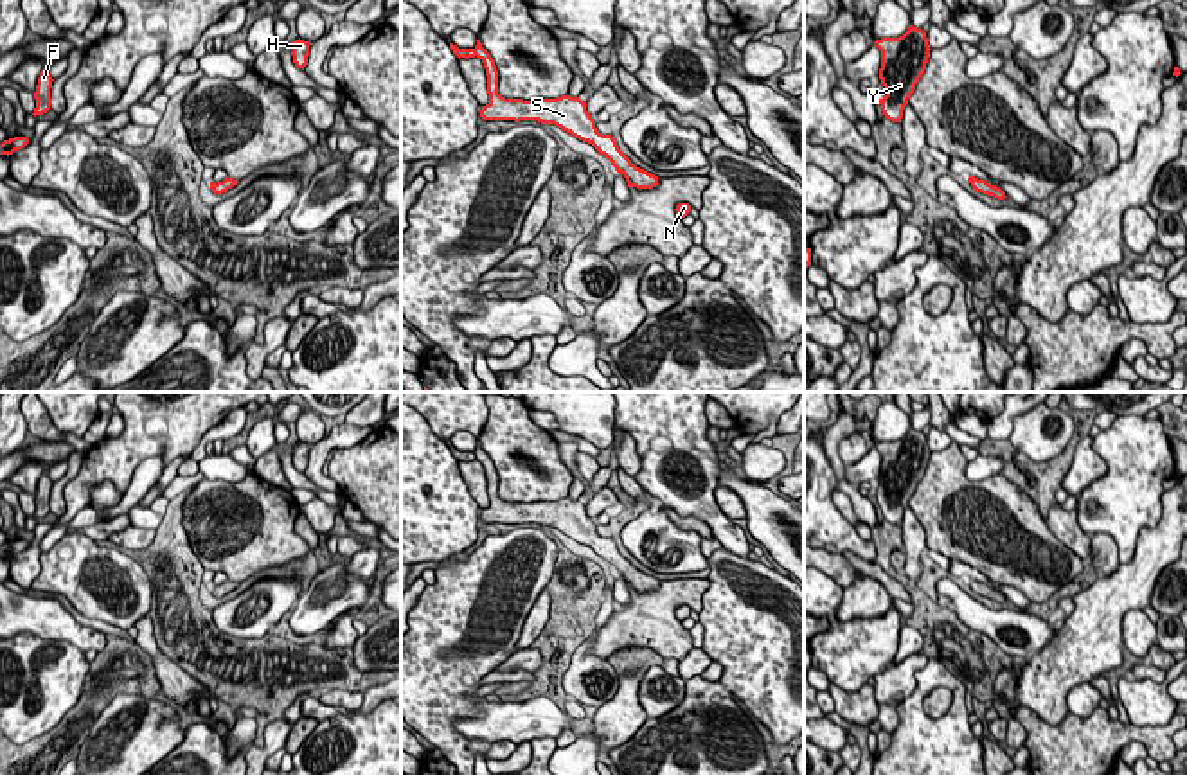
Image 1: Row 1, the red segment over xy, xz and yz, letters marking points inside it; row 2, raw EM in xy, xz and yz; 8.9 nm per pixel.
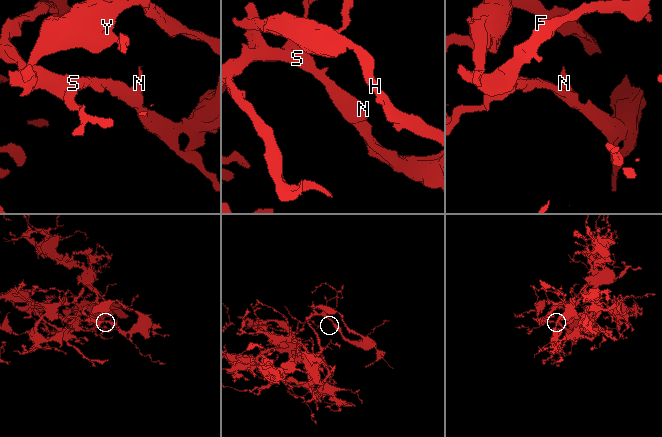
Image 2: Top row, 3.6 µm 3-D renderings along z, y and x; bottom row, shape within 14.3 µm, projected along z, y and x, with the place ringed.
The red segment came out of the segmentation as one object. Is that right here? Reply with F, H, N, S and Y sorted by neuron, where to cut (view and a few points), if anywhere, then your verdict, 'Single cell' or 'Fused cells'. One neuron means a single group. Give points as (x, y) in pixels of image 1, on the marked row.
Groups: F H N S Y. No split. Single cell

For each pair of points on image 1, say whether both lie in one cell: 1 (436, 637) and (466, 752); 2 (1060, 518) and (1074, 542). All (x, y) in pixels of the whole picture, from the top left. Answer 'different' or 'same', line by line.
1: same
2: same

